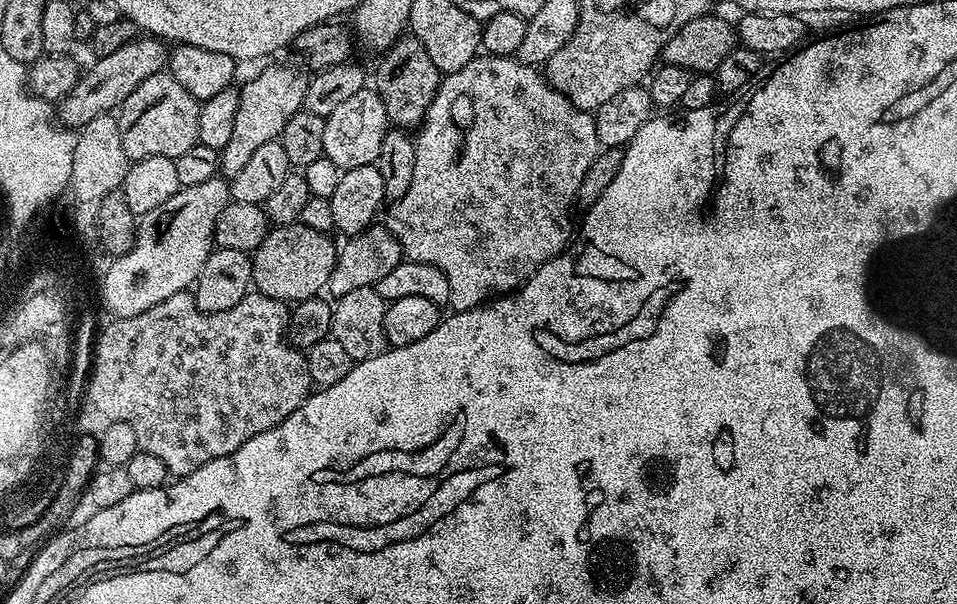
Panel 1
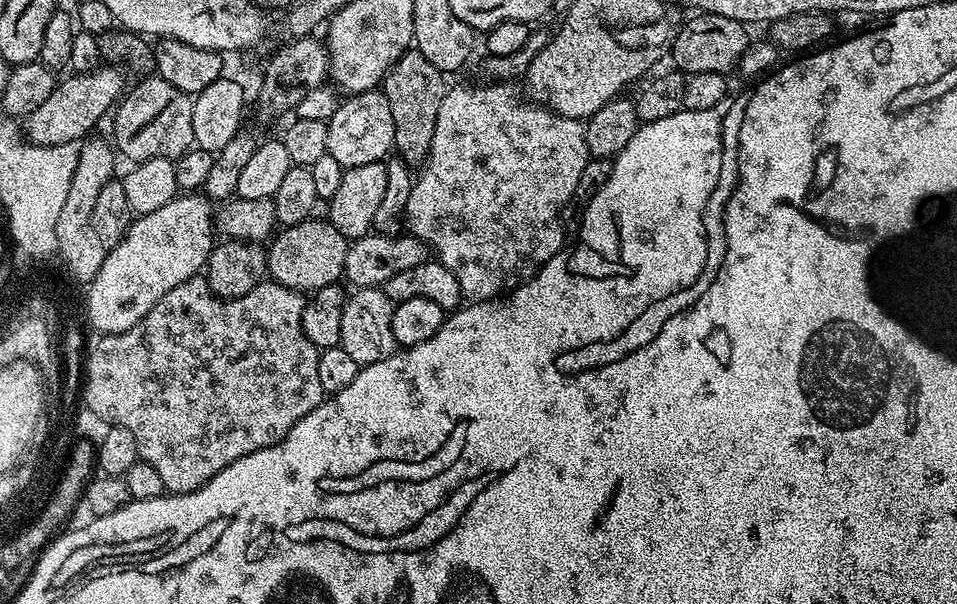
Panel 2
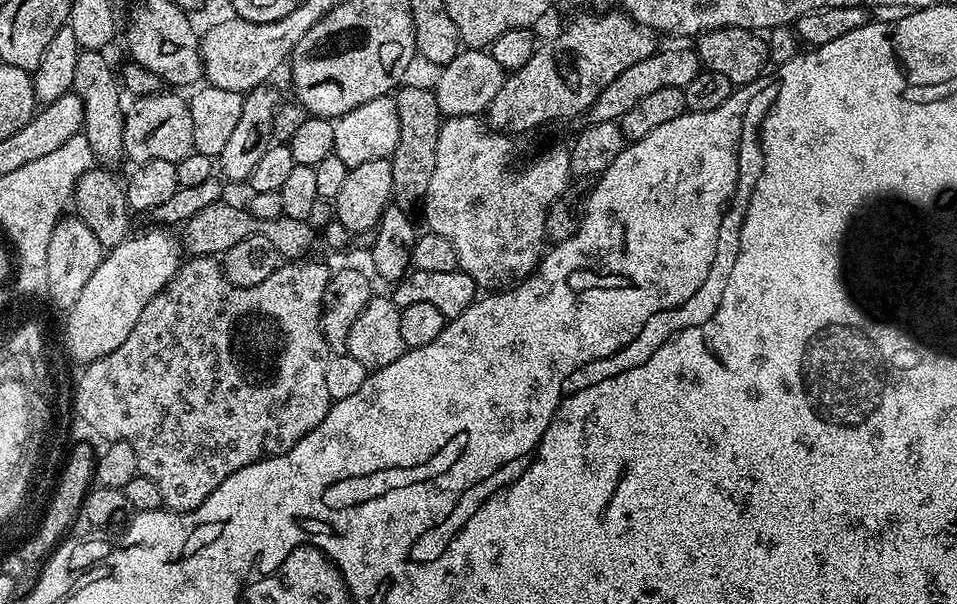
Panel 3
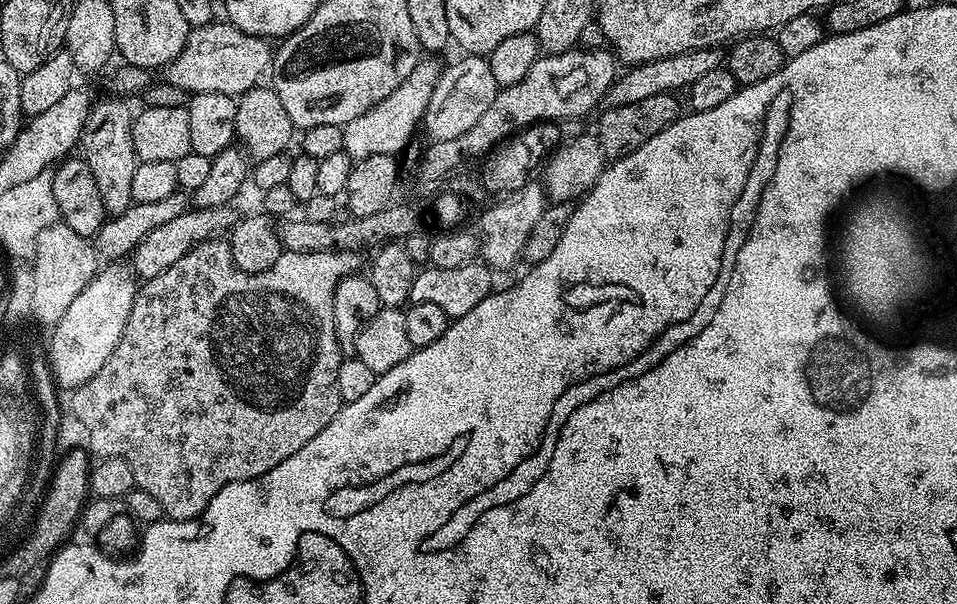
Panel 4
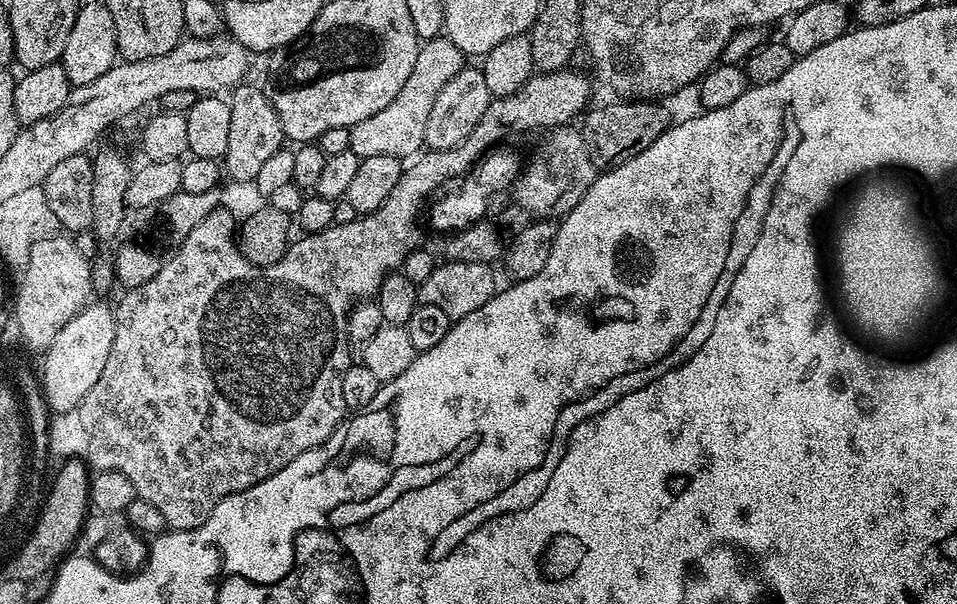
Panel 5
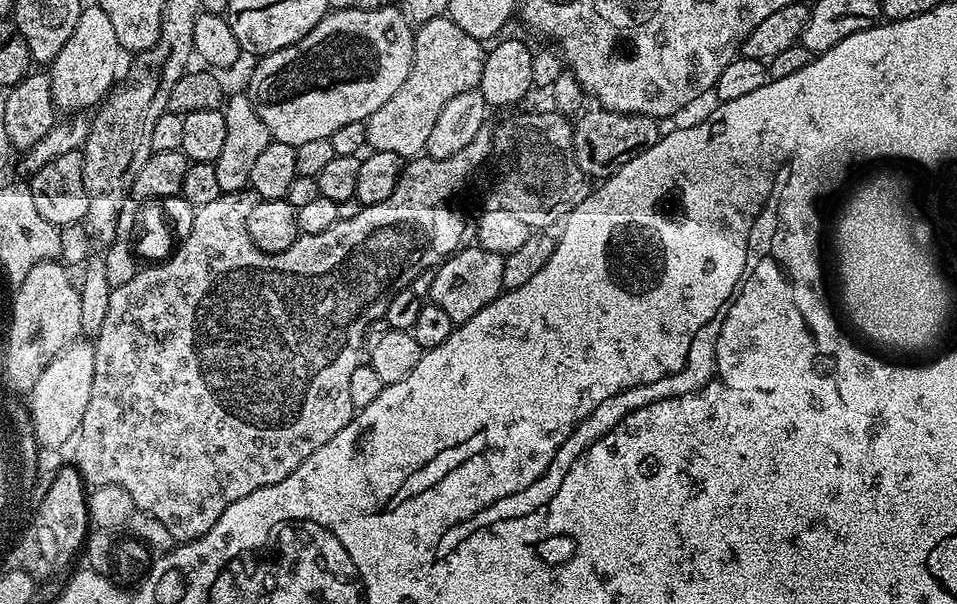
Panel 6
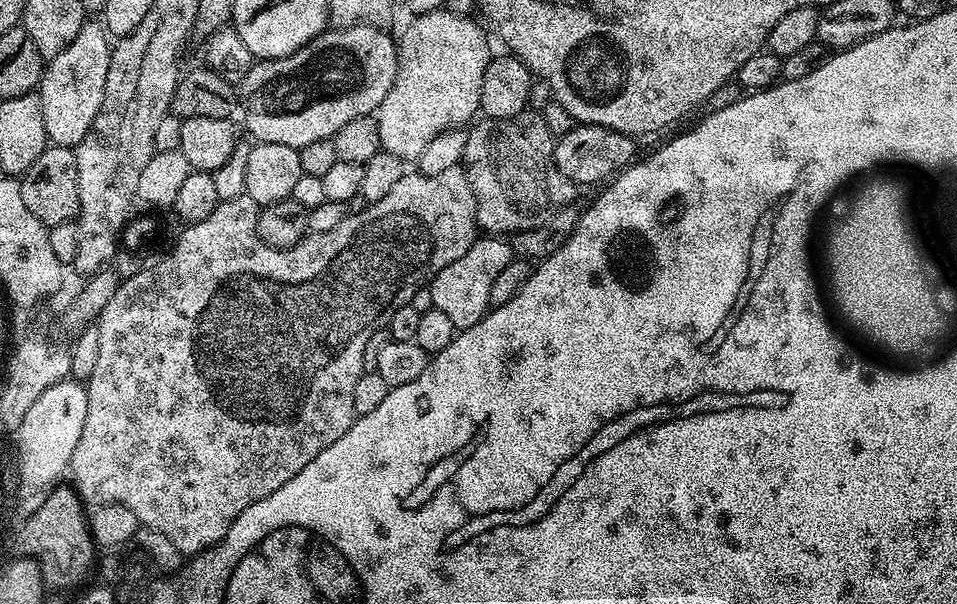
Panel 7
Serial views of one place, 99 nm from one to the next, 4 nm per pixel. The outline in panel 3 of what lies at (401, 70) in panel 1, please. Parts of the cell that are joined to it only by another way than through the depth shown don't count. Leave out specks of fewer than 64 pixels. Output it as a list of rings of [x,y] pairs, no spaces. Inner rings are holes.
[[[401,87],[394,96],[398,110],[398,146],[394,146],[394,154],[390,157],[393,168],[392,195],[395,203],[405,210],[419,205],[430,186],[430,178],[434,178],[434,166],[438,158],[438,134],[442,123],[442,115],[431,87]]]

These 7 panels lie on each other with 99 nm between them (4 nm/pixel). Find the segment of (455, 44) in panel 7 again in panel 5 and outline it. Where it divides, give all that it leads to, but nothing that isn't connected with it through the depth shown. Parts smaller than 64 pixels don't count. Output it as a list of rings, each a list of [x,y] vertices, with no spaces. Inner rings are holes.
[[[447,38],[423,41],[418,58],[414,62],[414,70],[410,70],[410,78],[406,78],[406,86],[398,90],[394,102],[390,102],[390,106],[385,106],[383,110],[378,110],[378,114],[362,118],[362,122],[350,129],[350,151],[361,158],[370,155],[406,158],[411,152],[419,153],[425,147],[426,122],[438,92],[465,64],[464,53]]]

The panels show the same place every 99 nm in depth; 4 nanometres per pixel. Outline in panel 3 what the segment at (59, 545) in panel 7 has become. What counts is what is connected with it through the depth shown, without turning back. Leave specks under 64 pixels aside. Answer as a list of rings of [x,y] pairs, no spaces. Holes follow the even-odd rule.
[[[76,444],[68,452],[68,457],[62,460],[63,468],[59,469],[56,476],[56,489],[52,492],[52,497],[48,500],[48,509],[44,512],[44,517],[40,520],[40,525],[35,525],[36,540],[32,540],[32,544],[28,544],[28,548],[24,548],[24,552],[16,552],[16,556],[12,556],[12,560],[8,560],[8,564],[4,564],[4,568],[8,568],[8,572],[24,572],[24,568],[28,568],[28,564],[36,564],[36,556],[47,557],[49,553],[55,549],[56,545],[65,539],[64,531],[71,529],[76,522],[82,502],[86,498],[88,489],[93,487],[94,477],[96,474],[96,457],[97,449],[91,448],[88,444]]]

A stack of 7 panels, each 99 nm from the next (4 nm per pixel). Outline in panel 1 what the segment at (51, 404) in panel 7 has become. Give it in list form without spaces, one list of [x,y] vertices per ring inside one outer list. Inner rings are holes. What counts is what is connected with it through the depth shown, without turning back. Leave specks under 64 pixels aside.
[[[217,178],[202,182],[202,186],[181,188],[170,202],[162,202],[158,210],[139,217],[132,249],[111,261],[100,284],[100,296],[111,315],[119,318],[142,314],[142,310],[166,302],[170,294],[191,289],[213,250],[218,214],[229,202],[229,181]]]

